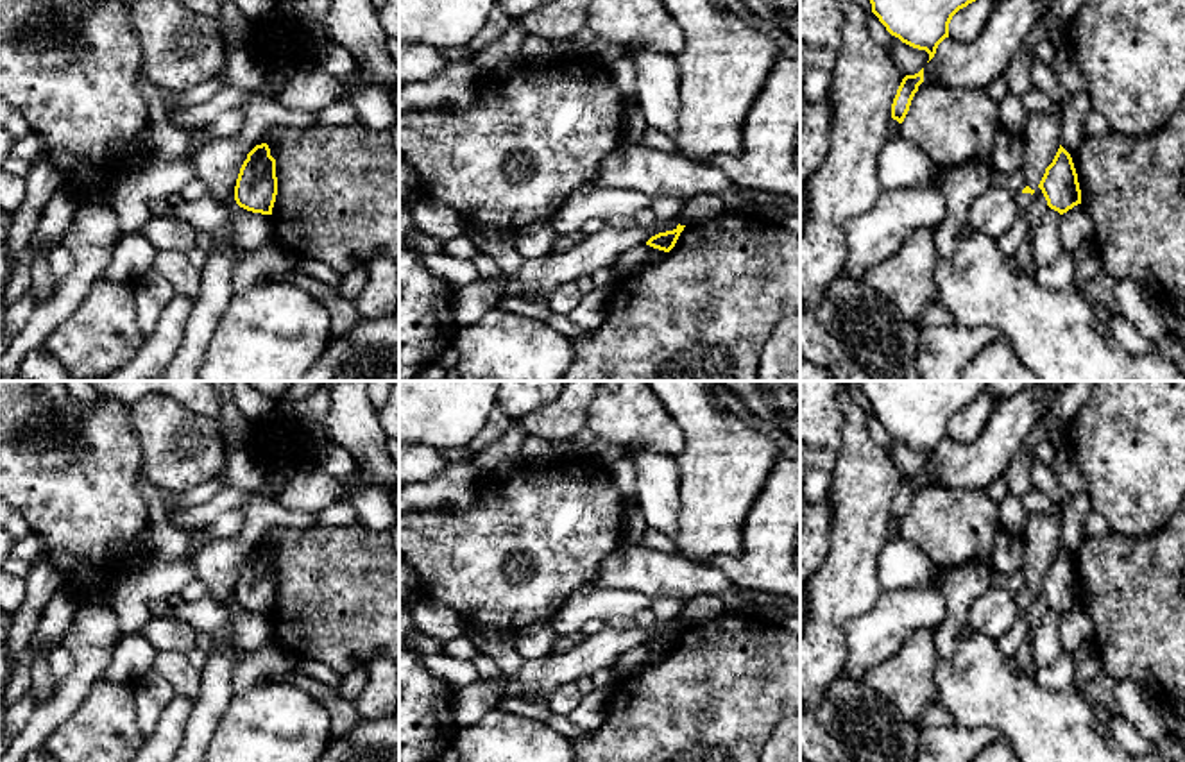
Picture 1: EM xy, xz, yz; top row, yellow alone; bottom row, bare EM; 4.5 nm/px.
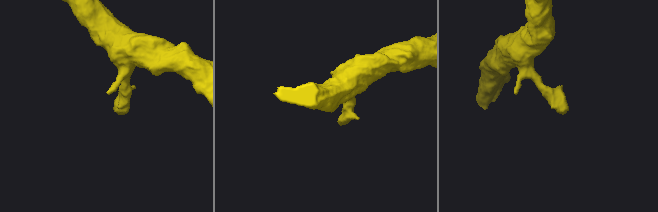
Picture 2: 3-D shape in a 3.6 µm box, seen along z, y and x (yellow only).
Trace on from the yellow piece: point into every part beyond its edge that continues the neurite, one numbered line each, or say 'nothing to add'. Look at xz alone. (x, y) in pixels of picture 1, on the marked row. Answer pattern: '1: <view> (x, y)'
nothing to add

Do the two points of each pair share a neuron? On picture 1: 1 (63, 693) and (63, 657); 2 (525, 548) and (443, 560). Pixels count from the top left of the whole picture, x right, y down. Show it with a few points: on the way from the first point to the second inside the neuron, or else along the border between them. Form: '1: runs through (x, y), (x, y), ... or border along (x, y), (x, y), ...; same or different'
1: border along (61, 643), (72, 657), (72, 671), (58, 684); different
2: runs through (505, 560), (462, 560); same

